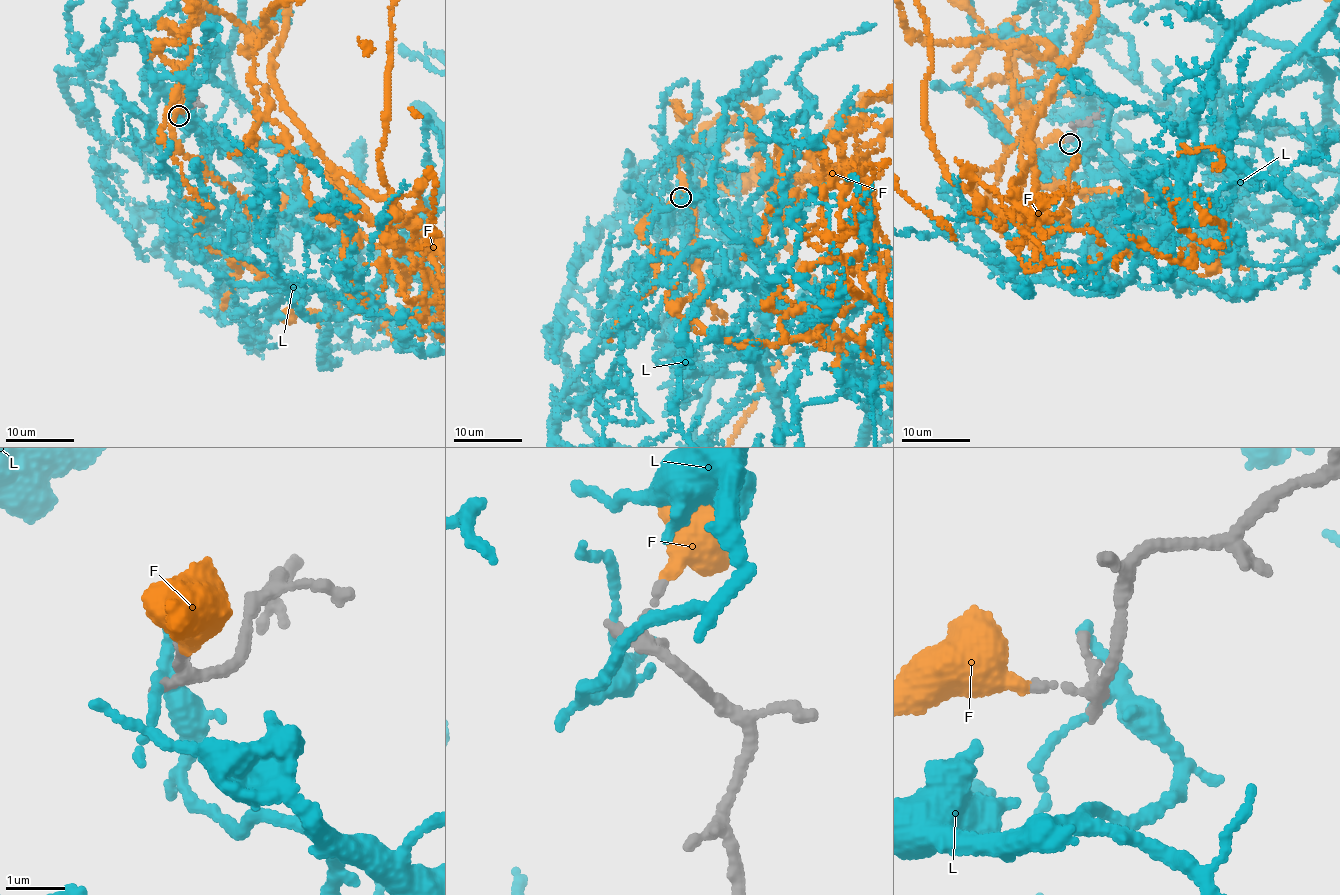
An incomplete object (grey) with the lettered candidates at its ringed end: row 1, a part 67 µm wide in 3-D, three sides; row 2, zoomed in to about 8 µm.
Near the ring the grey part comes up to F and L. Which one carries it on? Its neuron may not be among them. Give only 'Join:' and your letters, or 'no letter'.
Join: no letter

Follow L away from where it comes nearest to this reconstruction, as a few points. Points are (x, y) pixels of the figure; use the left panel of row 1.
L: (179, 115), (274, 144), (292, 186), (350, 223), (364, 132), (277, 165), (144, 158)

